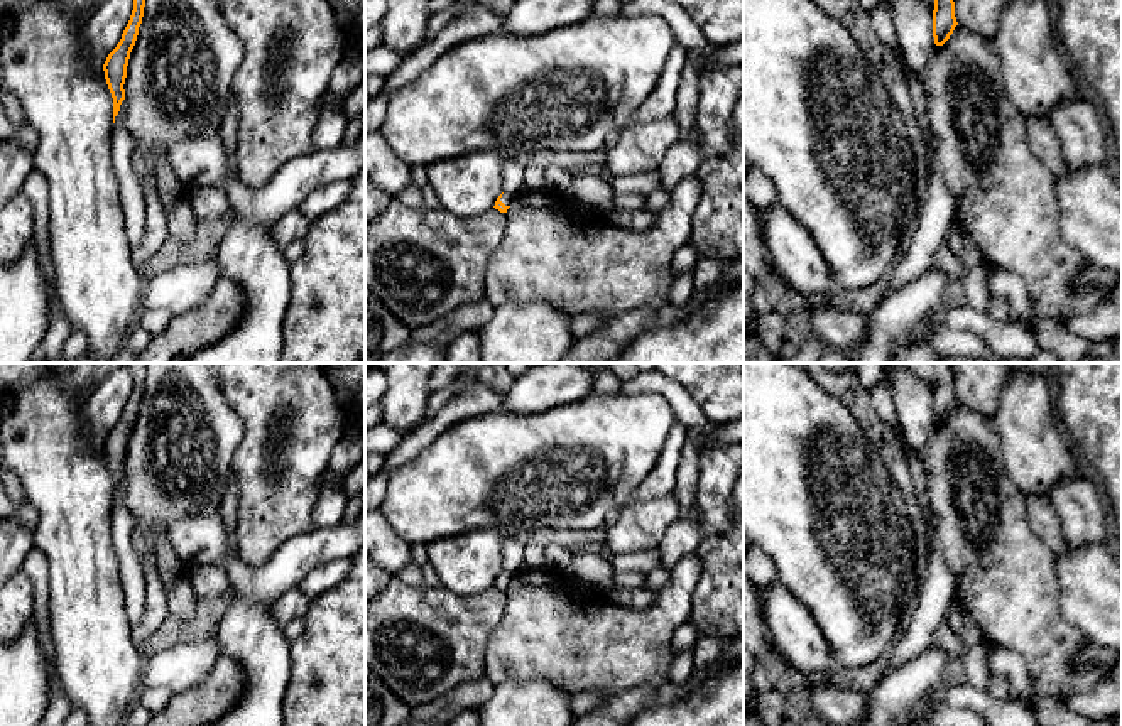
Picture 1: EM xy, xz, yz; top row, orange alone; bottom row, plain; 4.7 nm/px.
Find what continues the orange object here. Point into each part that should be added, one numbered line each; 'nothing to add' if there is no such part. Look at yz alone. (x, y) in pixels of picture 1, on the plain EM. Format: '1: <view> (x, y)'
nothing to add

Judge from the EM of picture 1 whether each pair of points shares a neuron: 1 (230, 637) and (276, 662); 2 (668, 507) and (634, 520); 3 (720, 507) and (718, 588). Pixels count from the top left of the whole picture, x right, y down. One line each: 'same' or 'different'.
1: same
2: same
3: same

